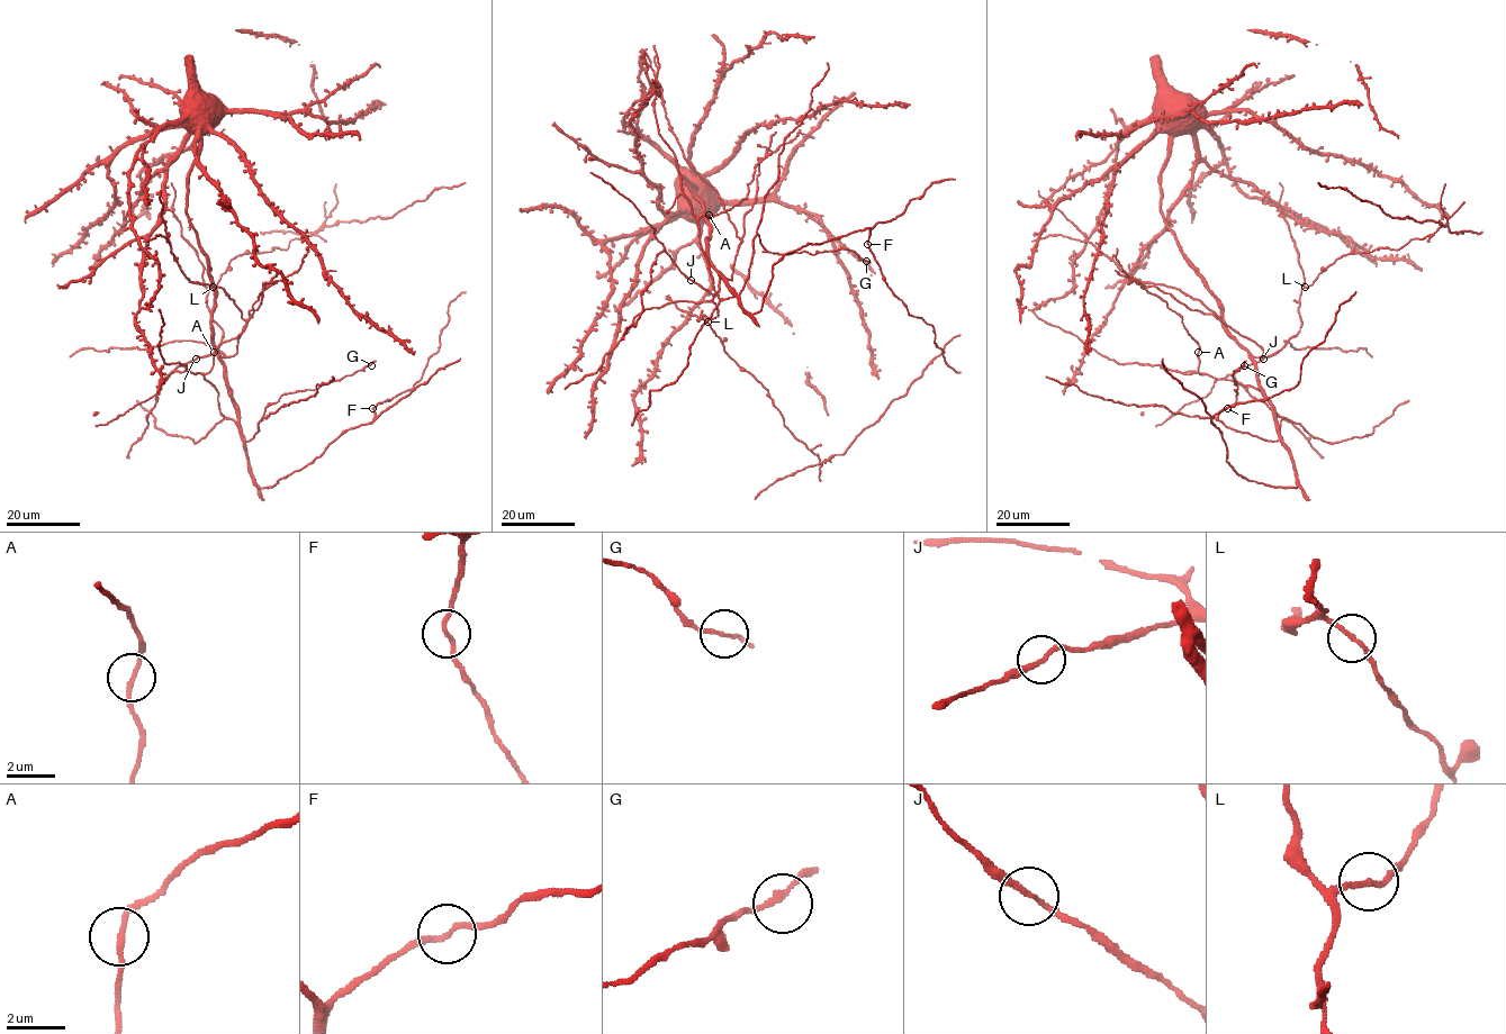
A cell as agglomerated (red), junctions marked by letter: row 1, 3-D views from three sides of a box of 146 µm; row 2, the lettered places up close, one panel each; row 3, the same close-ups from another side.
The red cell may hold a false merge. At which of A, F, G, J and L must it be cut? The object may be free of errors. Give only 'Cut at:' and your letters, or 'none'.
Cut at: none

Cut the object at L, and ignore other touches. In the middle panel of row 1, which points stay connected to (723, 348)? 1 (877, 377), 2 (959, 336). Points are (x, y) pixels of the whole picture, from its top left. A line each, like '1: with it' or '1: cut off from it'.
1: cut off from it
2: with it

